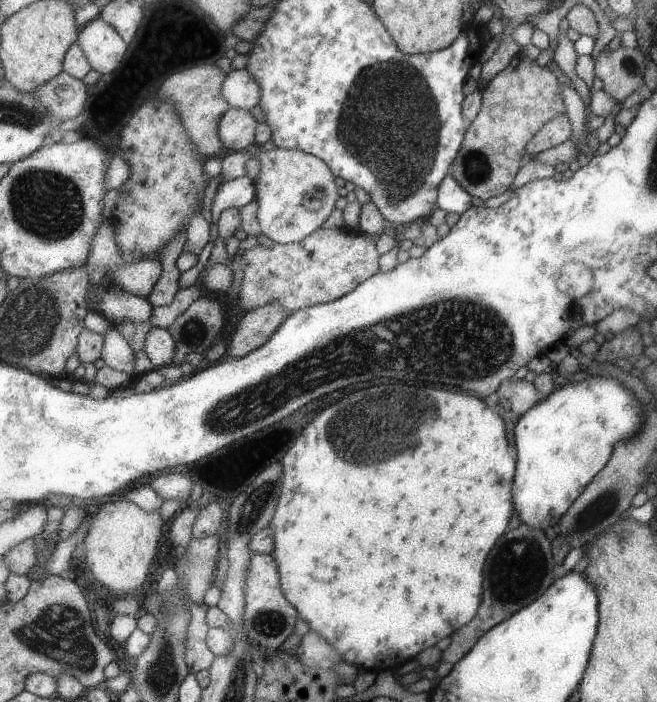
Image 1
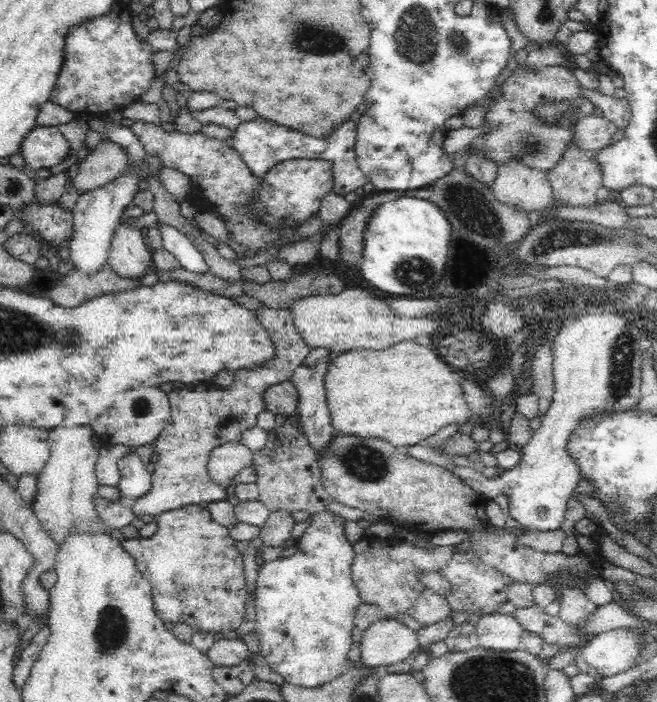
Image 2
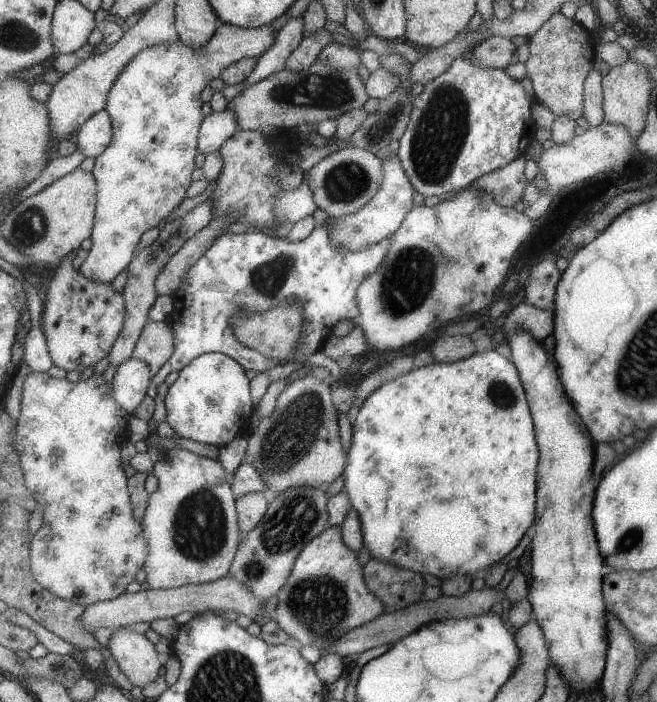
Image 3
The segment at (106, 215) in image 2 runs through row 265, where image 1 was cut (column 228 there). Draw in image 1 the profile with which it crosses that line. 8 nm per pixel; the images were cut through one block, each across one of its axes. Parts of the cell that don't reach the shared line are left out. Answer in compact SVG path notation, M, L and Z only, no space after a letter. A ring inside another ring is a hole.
M232 69L223 84L223 96L230 107L250 110L260 102L260 84L246 69Z

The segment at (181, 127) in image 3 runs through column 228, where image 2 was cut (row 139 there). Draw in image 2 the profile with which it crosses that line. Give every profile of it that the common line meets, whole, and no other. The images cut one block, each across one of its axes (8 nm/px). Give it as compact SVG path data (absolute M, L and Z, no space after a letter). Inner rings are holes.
M36 125L22 141L25 171L34 177L39 168L58 164L68 155L68 141L57 126Z

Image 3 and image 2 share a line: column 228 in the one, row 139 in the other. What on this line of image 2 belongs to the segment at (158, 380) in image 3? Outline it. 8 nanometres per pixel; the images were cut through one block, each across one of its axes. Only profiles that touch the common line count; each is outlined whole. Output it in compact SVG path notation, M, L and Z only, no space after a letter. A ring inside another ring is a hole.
M255 118L250 121L241 122L232 138L232 148L240 155L252 175L262 179L268 170L279 162L292 159L310 159L328 161L332 165L333 191L343 197L348 192L354 192L359 186L364 186L368 179L358 168L354 144L356 142L356 123L353 121L342 122L332 134L324 135L322 138L314 138L313 135L302 133L300 130L292 130L290 127L282 126L281 123L272 122L268 118Z

